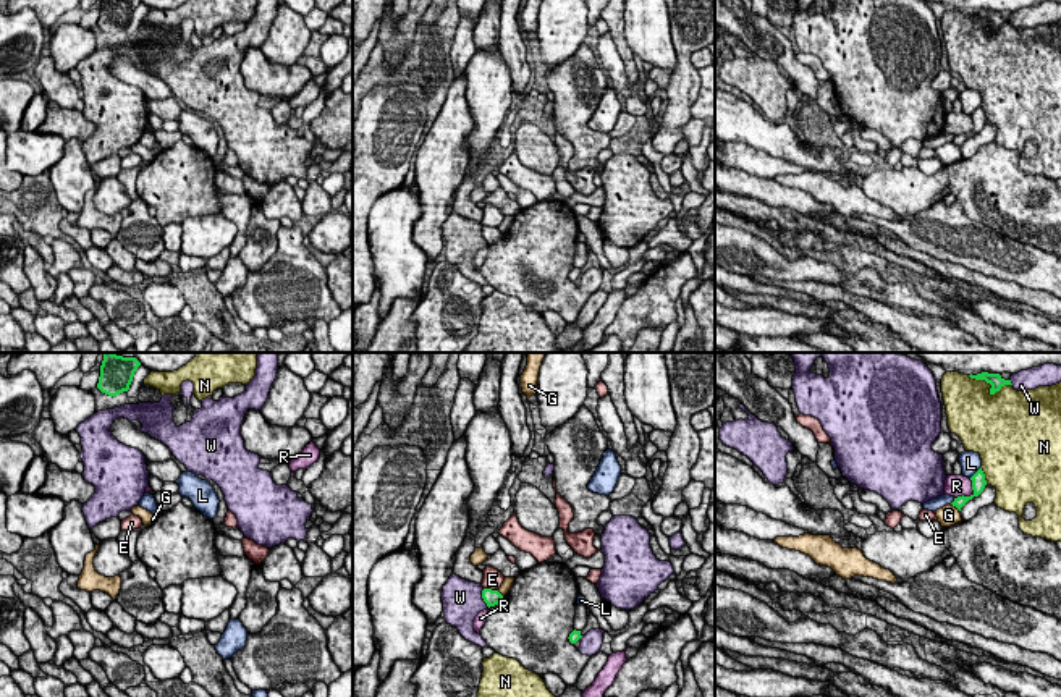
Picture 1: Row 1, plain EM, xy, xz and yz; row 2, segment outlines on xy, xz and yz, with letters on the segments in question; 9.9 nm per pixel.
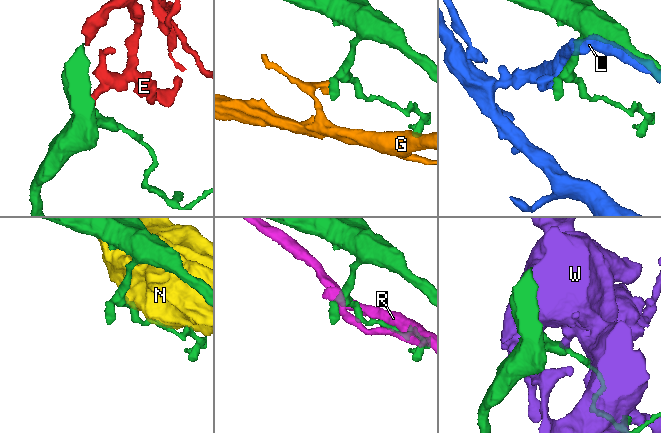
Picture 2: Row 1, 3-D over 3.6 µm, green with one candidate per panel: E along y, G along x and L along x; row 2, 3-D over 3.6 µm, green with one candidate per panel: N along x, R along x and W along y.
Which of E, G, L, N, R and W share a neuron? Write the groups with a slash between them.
E / G / L / N / R / W

